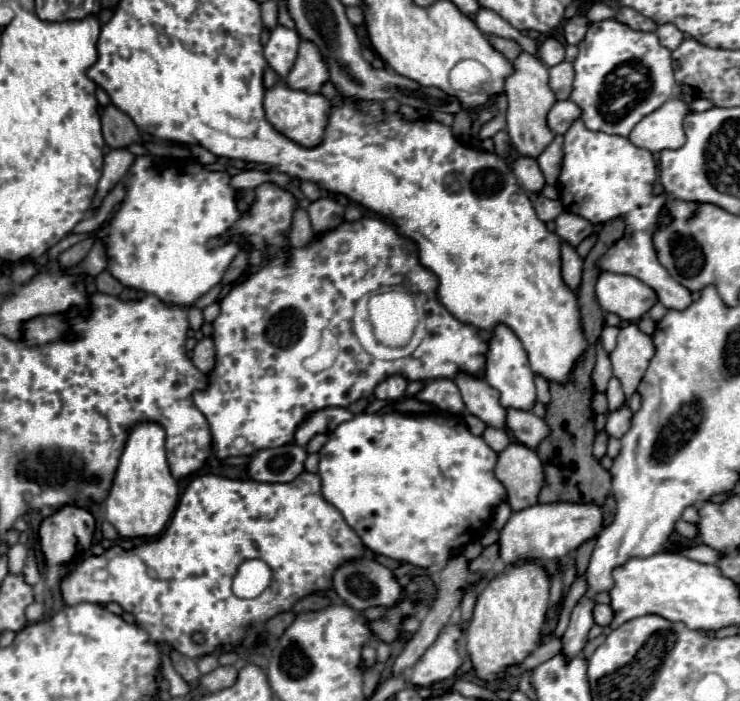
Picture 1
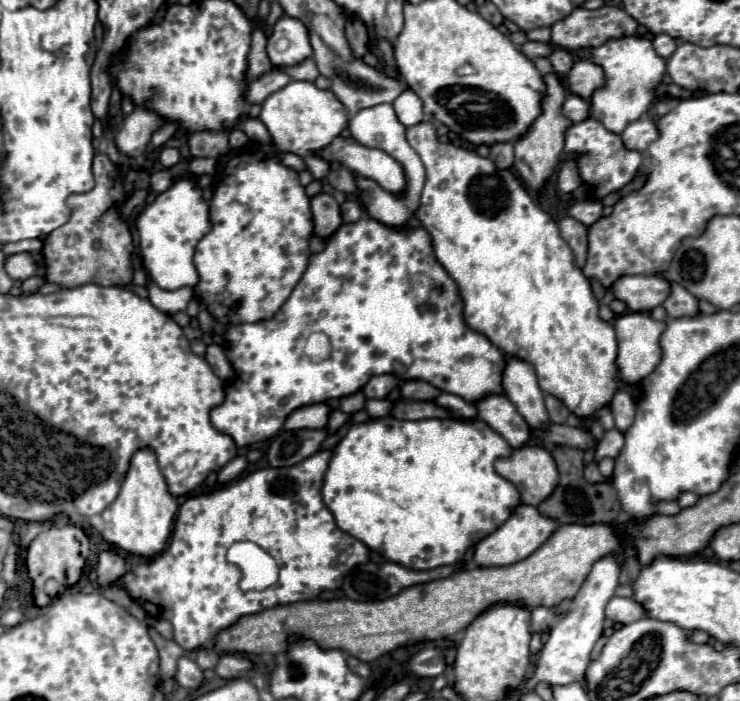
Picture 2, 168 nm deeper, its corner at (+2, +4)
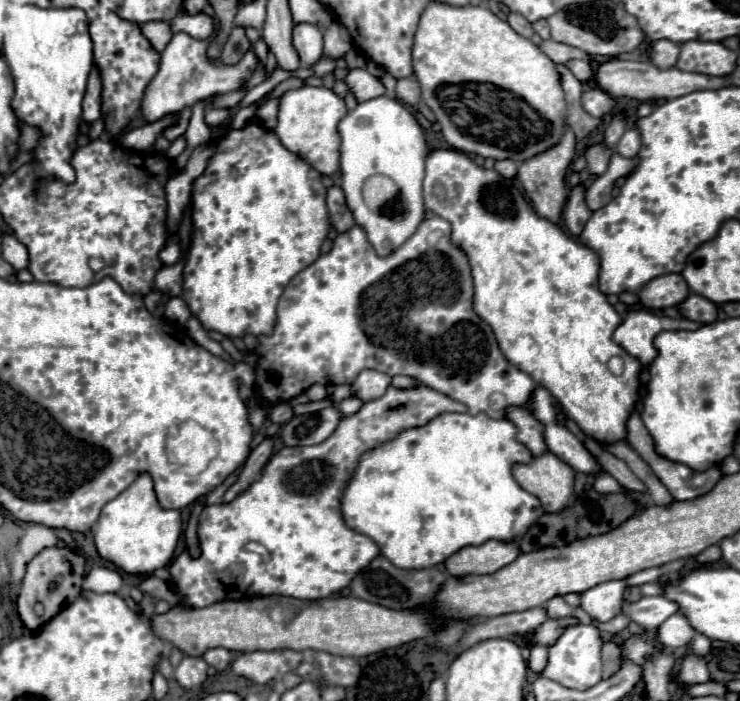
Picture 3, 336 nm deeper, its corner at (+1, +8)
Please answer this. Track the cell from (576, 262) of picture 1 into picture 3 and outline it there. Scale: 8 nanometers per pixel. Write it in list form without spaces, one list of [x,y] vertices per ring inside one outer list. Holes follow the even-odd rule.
[[[576,185],[572,191],[570,191],[570,197],[566,201],[566,207],[564,207],[564,213],[562,213],[562,221],[564,221],[564,227],[568,233],[572,233],[574,237],[582,233],[586,221],[590,219],[592,211],[588,209],[586,201],[584,201],[584,185]]]

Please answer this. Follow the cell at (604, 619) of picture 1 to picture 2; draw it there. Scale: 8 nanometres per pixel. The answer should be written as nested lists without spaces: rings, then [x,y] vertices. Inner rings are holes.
[[[613,597],[605,607],[605,617],[611,619],[613,623],[625,625],[629,621],[637,621],[637,619],[645,617],[645,613],[641,613],[641,605],[637,605],[633,599]]]

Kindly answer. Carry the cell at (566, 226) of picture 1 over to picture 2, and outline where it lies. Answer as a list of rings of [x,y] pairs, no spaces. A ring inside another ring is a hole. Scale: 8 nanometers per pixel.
[[[583,199],[583,201],[577,201],[571,209],[569,209],[569,217],[583,223],[585,227],[591,227],[595,221],[601,219],[601,211],[603,211],[603,205],[599,201],[593,201],[593,199]]]

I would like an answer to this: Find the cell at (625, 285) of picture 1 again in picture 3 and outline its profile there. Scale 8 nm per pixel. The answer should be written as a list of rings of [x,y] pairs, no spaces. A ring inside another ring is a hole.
[[[666,275],[656,277],[650,281],[650,285],[640,289],[640,303],[648,309],[666,309],[666,307],[678,307],[688,295],[690,287],[686,285],[682,275]]]

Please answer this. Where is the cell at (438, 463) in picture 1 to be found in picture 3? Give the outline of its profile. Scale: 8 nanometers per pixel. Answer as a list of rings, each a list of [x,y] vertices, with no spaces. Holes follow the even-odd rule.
[[[444,413],[440,417],[436,417],[434,421],[430,421],[430,425],[424,425],[422,429],[410,429],[410,431],[404,431],[400,437],[396,437],[394,441],[388,441],[386,445],[382,445],[382,449],[374,449],[366,455],[362,455],[362,461],[358,463],[358,471],[356,475],[350,479],[346,491],[344,491],[344,497],[342,497],[342,513],[344,513],[344,521],[350,529],[354,529],[356,533],[362,533],[370,539],[376,541],[376,545],[380,547],[380,553],[390,559],[396,567],[400,569],[426,569],[426,567],[434,567],[434,565],[440,565],[442,561],[446,561],[446,557],[450,557],[452,553],[456,553],[458,549],[466,547],[466,545],[482,545],[490,539],[496,539],[496,541],[520,541],[526,531],[544,515],[544,509],[540,505],[540,501],[526,493],[514,479],[512,475],[512,467],[516,463],[530,463],[532,461],[532,453],[526,449],[526,445],[522,445],[518,439],[516,439],[516,425],[508,419],[492,419],[488,417],[486,413],[476,413],[476,415],[470,415],[470,413]]]

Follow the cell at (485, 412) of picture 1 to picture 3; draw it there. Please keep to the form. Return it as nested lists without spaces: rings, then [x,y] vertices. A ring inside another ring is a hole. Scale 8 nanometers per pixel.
[[[514,407],[514,409],[508,409],[506,419],[510,419],[518,427],[518,441],[522,441],[532,451],[534,457],[548,451],[546,441],[544,441],[542,423],[530,411]]]

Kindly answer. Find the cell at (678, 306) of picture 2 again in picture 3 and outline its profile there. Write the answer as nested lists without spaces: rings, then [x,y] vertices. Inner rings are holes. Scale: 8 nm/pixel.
[[[690,293],[690,297],[678,307],[686,319],[698,321],[698,323],[712,323],[718,319],[718,309],[712,301],[708,301],[702,295]]]

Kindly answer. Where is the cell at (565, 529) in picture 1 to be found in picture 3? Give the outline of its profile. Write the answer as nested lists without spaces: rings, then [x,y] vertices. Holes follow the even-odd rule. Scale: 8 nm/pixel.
[[[486,541],[478,547],[464,547],[456,551],[444,561],[444,567],[452,577],[496,573],[498,569],[512,563],[518,553],[518,543]]]

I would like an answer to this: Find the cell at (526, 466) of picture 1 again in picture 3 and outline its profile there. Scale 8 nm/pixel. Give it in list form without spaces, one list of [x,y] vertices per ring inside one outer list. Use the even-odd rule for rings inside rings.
[[[554,453],[534,457],[528,465],[516,465],[514,477],[522,489],[540,499],[546,513],[560,513],[574,489],[574,471]]]

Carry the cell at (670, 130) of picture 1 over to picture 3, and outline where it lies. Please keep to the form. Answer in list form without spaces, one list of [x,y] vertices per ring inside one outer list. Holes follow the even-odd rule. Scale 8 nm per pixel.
[[[634,127],[626,129],[626,133],[622,135],[622,139],[620,139],[618,145],[616,145],[616,151],[618,151],[622,157],[636,157],[638,151],[640,151],[638,129],[634,129]]]

